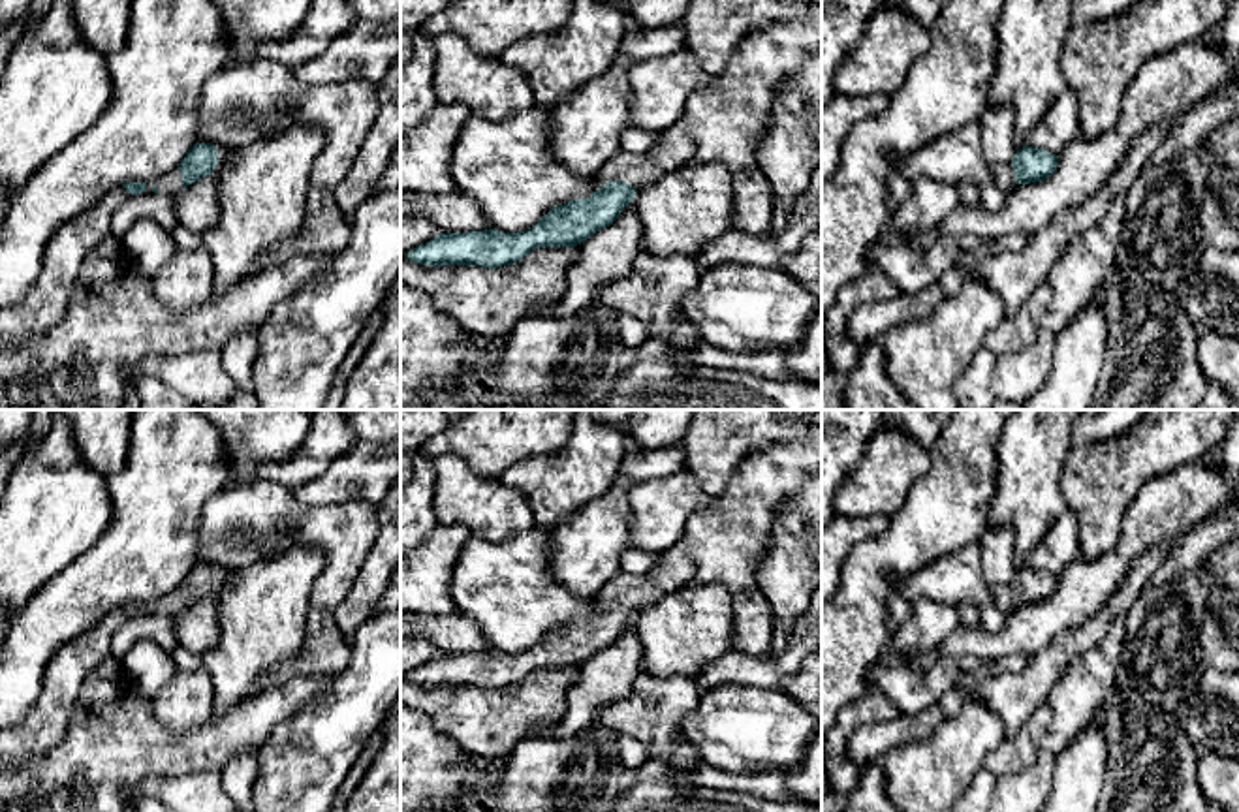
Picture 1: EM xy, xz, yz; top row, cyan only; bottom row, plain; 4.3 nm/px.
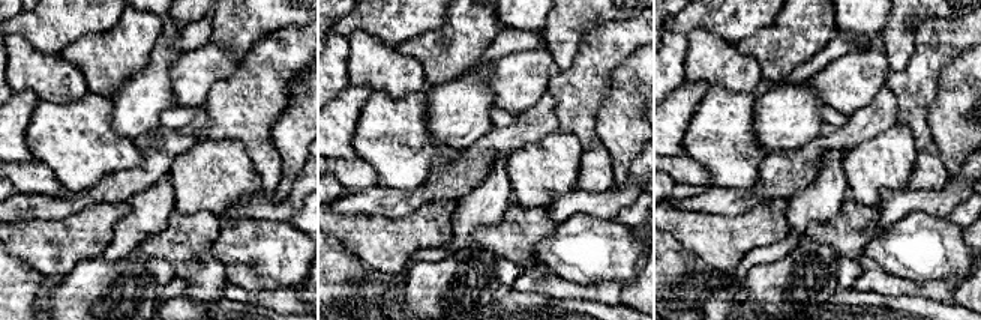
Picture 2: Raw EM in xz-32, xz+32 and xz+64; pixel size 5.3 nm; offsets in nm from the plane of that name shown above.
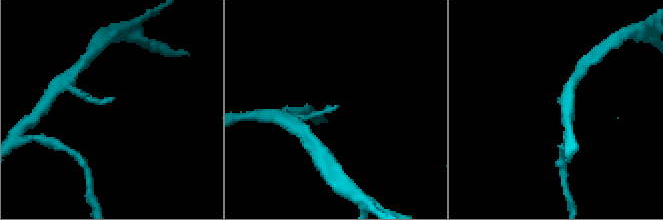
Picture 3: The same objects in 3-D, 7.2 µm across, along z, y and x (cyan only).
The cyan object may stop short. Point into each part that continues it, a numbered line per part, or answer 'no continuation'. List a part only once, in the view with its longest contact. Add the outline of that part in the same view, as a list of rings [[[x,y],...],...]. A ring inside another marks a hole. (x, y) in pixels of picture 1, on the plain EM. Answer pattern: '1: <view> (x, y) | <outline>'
1: xz (675, 568) | [[[688,539],[660,553],[660,560],[647,573],[626,573],[620,570],[607,581],[592,598],[594,611],[600,611],[609,601],[620,601],[635,609],[656,603],[666,594],[684,586],[696,575],[696,564],[690,558]]]

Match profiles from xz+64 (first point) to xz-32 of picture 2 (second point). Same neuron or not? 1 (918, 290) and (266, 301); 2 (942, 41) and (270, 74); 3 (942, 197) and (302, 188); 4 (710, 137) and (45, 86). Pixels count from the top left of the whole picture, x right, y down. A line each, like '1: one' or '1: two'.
1: one
2: one
3: one
4: two

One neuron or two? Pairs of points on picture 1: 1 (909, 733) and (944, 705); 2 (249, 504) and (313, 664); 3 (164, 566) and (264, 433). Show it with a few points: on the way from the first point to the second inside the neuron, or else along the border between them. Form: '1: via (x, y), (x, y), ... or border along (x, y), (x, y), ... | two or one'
1: via (918, 728), (935, 715) | one
2: via (297, 519), (331, 551), (331, 587), (322, 615) | one
3: border along (220, 438), (228, 484) | two

